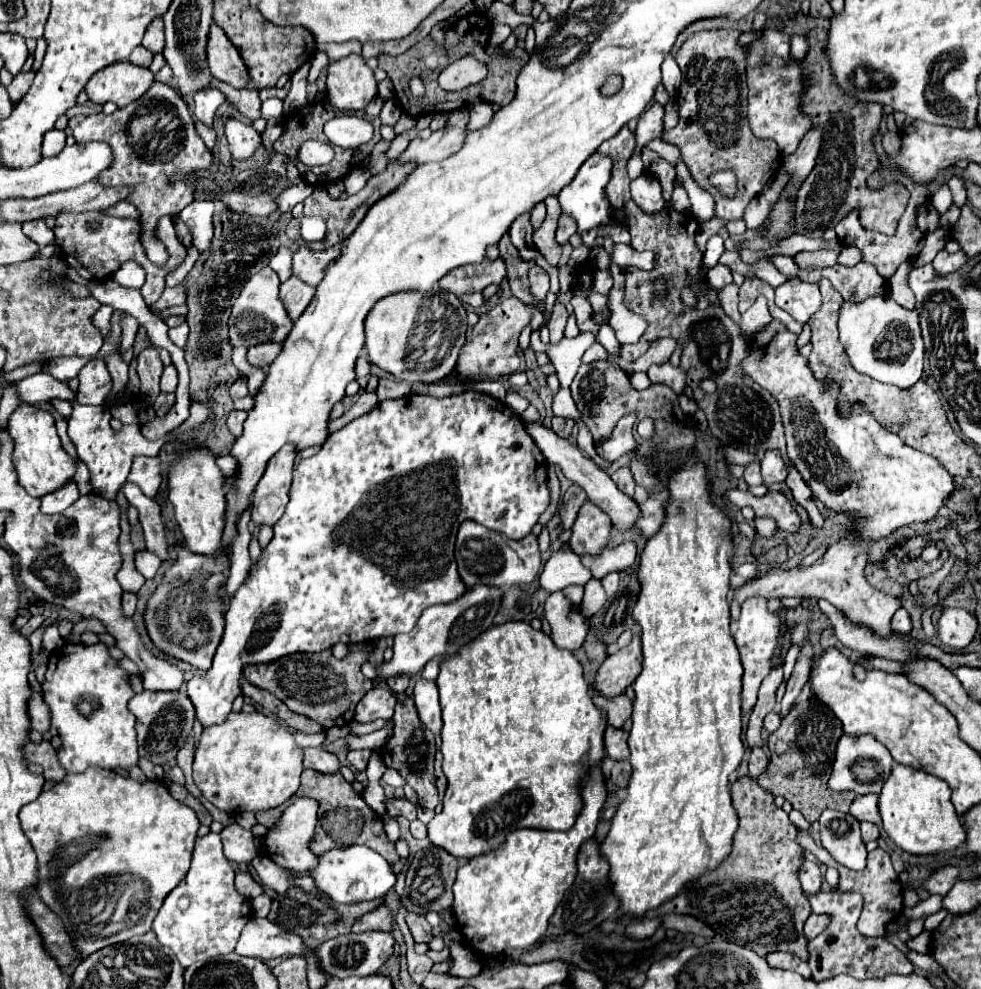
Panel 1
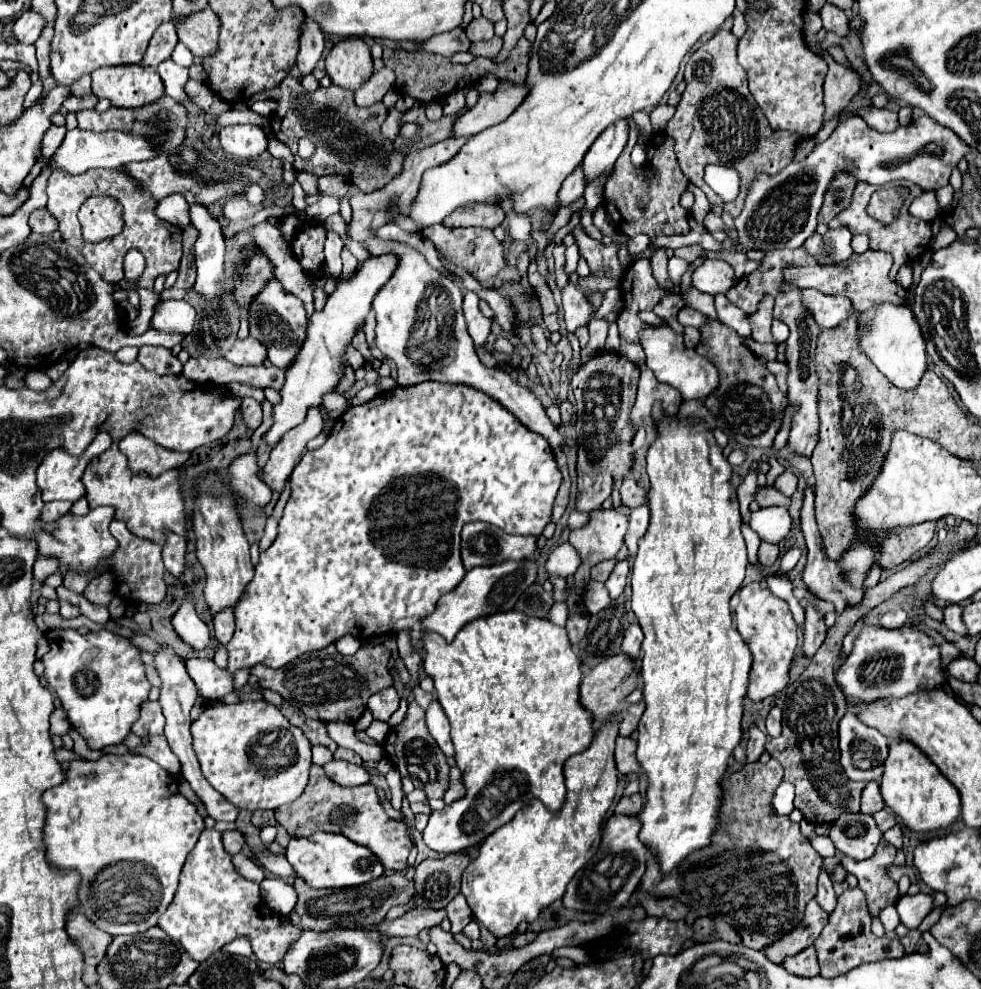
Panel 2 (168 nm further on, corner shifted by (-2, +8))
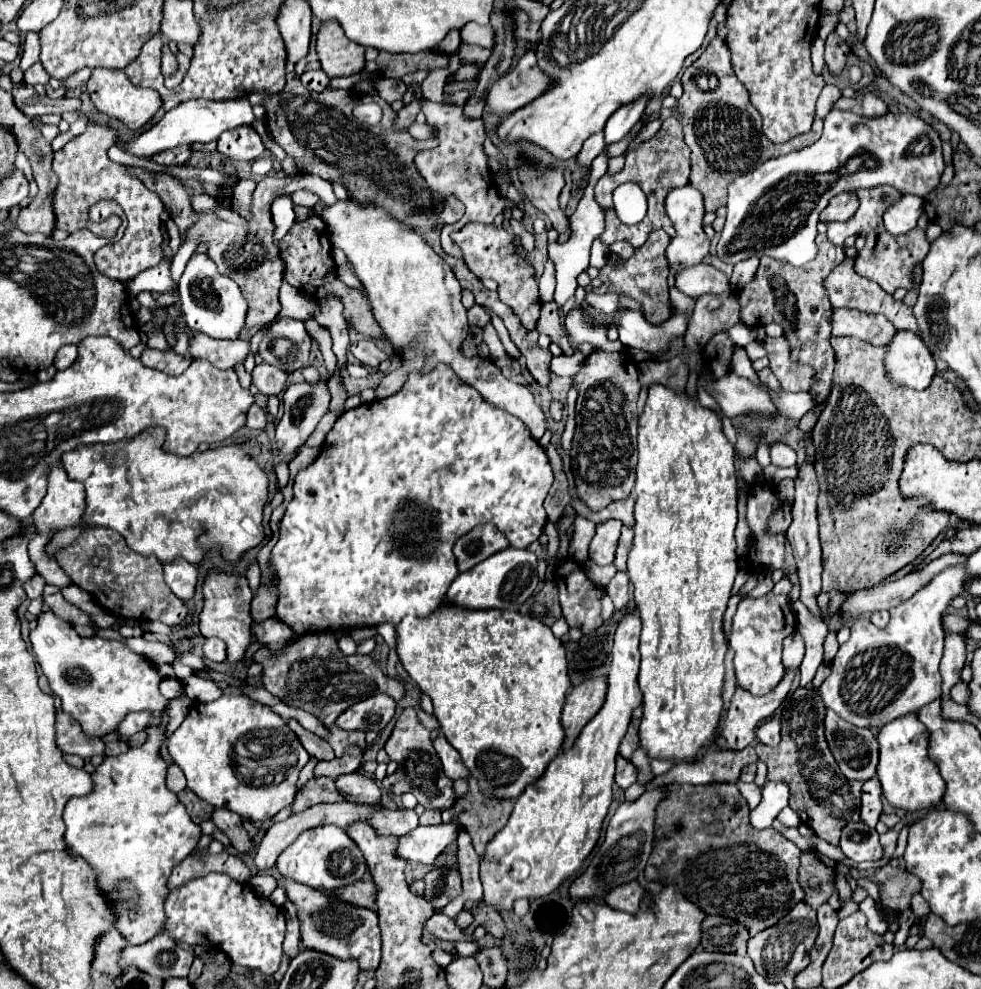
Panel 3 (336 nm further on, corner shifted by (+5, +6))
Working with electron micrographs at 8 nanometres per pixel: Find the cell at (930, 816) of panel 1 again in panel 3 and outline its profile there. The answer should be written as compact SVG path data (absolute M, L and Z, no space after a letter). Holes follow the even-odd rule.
M905 715L897 721L887 723L879 731L879 765L877 765L877 779L881 783L885 799L905 811L915 813L923 809L935 809L941 805L945 795L945 781L941 779L937 765L927 757L927 739L929 733L925 725L913 715Z

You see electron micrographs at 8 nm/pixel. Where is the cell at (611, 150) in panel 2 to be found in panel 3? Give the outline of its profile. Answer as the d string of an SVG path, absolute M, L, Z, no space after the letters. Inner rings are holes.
M643 97L643 99L635 101L635 103L623 105L621 109L617 109L617 111L613 113L613 117L609 117L609 121L605 123L605 129L603 129L605 145L611 145L611 143L621 141L621 139L635 127L635 123L637 123L637 121L641 119L641 115L643 115L645 103L647 103L647 97Z

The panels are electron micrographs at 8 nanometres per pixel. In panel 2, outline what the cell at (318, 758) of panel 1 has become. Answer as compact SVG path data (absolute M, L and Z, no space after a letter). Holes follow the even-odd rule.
M330 761L324 765L326 775L334 781L340 783L342 787L358 787L358 785L366 785L370 783L370 775L362 765L352 765L352 763L344 763L344 761Z

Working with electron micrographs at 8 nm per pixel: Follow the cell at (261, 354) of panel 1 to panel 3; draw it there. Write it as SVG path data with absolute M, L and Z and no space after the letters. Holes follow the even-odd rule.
M197 333L191 341L189 355L193 359L207 359L211 365L219 369L233 369L237 363L243 363L249 355L247 341L225 341L213 339L209 335Z

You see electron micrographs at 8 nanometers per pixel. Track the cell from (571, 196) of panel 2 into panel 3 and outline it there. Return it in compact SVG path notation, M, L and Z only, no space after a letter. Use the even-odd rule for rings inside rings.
M595 133L591 135L583 147L581 147L581 153L577 155L577 163L579 167L589 167L591 161L605 149L605 141L603 141L603 133Z

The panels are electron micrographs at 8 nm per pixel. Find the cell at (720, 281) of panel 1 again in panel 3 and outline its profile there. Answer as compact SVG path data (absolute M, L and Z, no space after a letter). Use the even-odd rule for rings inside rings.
M693 265L689 269L683 269L677 277L675 277L675 285L679 291L683 291L685 295L697 299L705 293L725 293L725 289L729 289L729 279L725 277L723 271L715 269L713 265Z

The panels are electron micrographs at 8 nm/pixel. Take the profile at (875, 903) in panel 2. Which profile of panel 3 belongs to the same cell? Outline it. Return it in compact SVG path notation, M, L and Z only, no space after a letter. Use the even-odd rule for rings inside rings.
M889 829L885 835L881 835L881 845L883 845L883 857L891 857L897 845L897 831Z

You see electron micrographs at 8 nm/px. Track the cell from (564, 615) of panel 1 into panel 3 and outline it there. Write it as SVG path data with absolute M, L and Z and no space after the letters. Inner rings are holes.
M605 521L597 525L597 533L589 545L589 559L597 565L611 565L615 559L615 549L621 533L621 521Z

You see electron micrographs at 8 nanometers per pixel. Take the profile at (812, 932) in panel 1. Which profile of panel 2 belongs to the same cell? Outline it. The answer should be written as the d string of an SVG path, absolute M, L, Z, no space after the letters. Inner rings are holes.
M812 899L806 905L806 913L804 919L798 923L798 927L794 927L790 933L782 935L780 939L776 939L774 943L764 947L766 957L776 963L782 965L784 957L792 957L798 955L800 951L804 951L806 947L810 947L818 935L822 933L822 929L828 923L828 915L824 915L824 911L820 911L820 905Z

